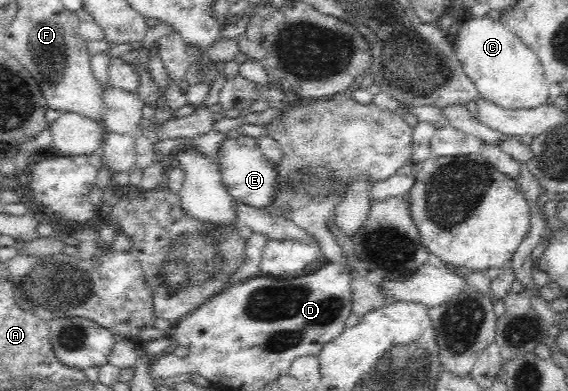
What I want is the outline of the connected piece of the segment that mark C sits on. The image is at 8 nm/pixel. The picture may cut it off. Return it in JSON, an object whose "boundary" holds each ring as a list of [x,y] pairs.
{"boundary":[[[489,16],[458,20],[459,32],[455,38],[458,61],[464,73],[476,85],[481,98],[501,109],[533,109],[548,104],[549,85],[539,57],[501,20]]]}

